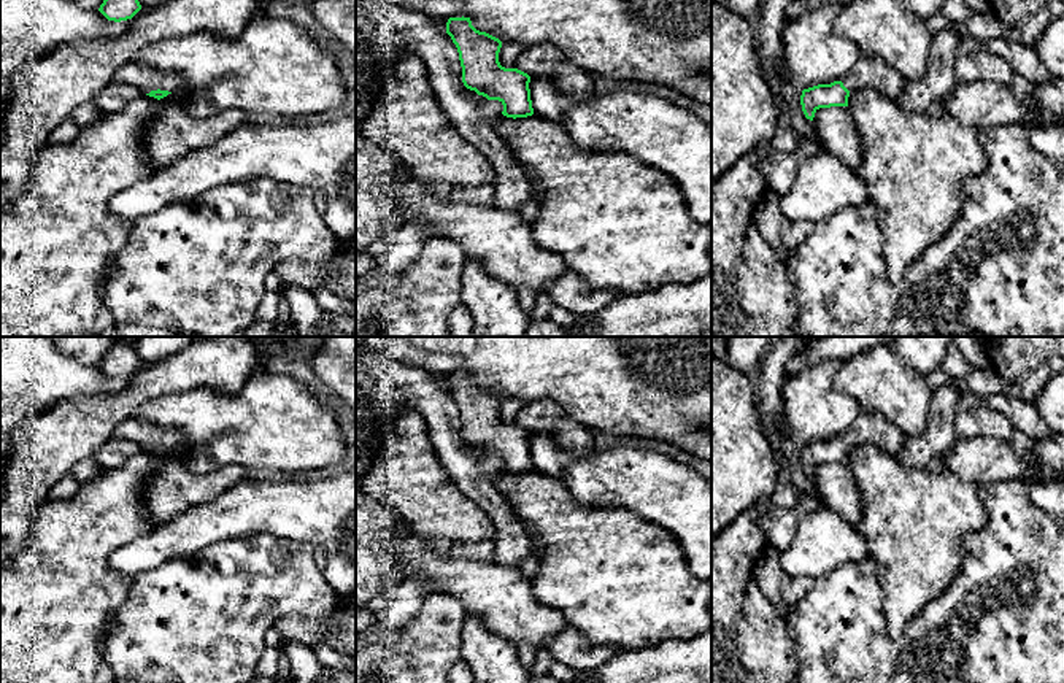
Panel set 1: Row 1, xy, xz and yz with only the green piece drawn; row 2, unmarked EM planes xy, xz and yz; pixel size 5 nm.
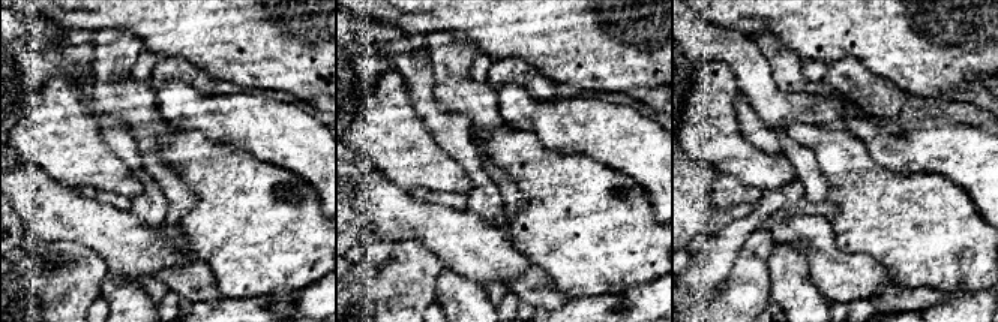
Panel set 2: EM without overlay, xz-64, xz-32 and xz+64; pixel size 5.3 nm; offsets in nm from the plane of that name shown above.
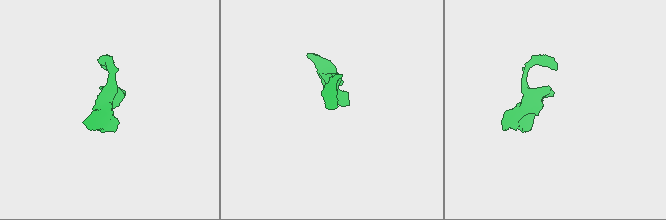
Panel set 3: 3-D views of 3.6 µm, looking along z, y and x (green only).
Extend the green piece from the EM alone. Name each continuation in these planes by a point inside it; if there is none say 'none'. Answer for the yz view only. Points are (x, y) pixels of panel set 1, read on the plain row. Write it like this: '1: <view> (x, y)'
1: yz (871, 428)

